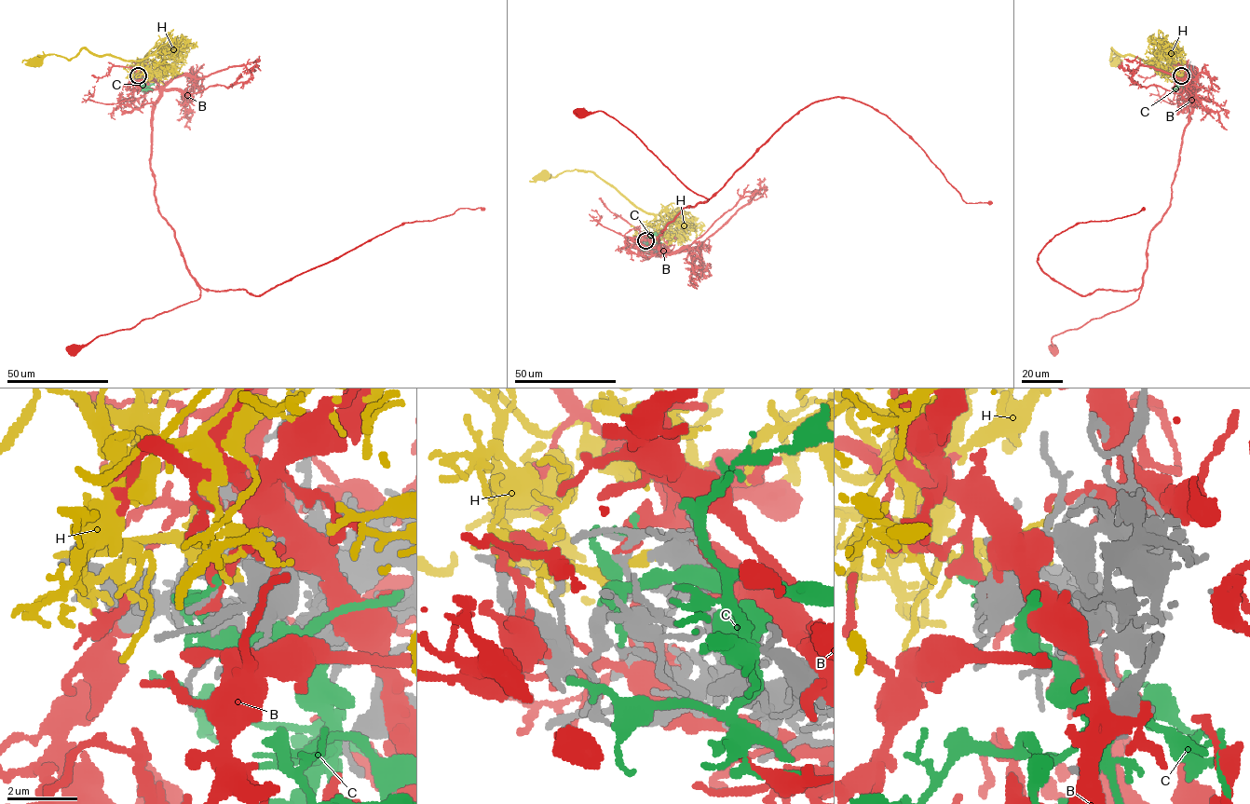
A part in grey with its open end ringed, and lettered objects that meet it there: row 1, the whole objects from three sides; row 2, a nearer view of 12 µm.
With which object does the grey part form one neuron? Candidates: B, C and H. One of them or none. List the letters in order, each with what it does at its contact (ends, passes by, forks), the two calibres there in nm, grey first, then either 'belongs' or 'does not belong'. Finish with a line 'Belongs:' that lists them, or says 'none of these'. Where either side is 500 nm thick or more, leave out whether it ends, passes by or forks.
B: it ends; calibres 240 and 360 nm; does not belong
C: it passes by; calibres 170 and 320 nm; does not belong
H: it ends; calibres 480 and 360 nm; belongs
Belongs: H

